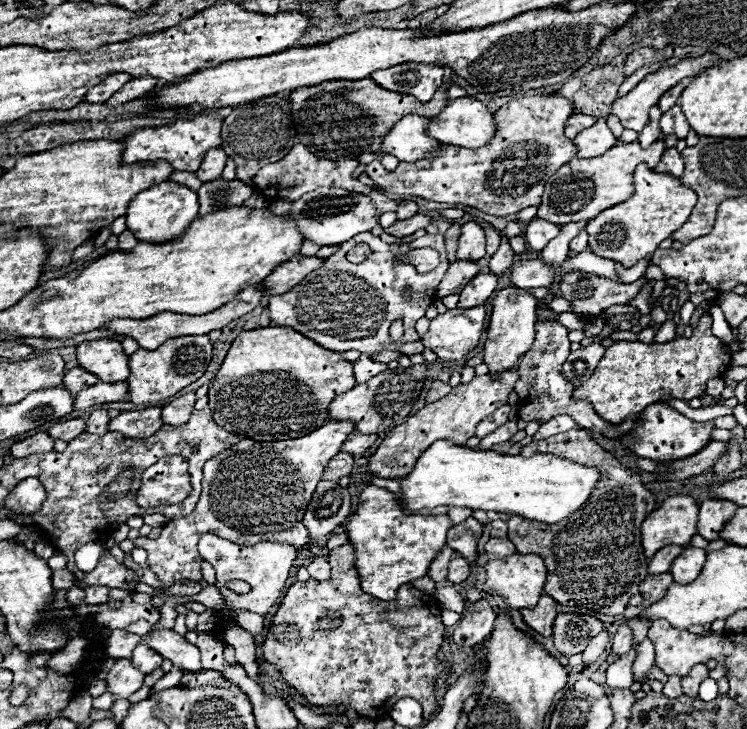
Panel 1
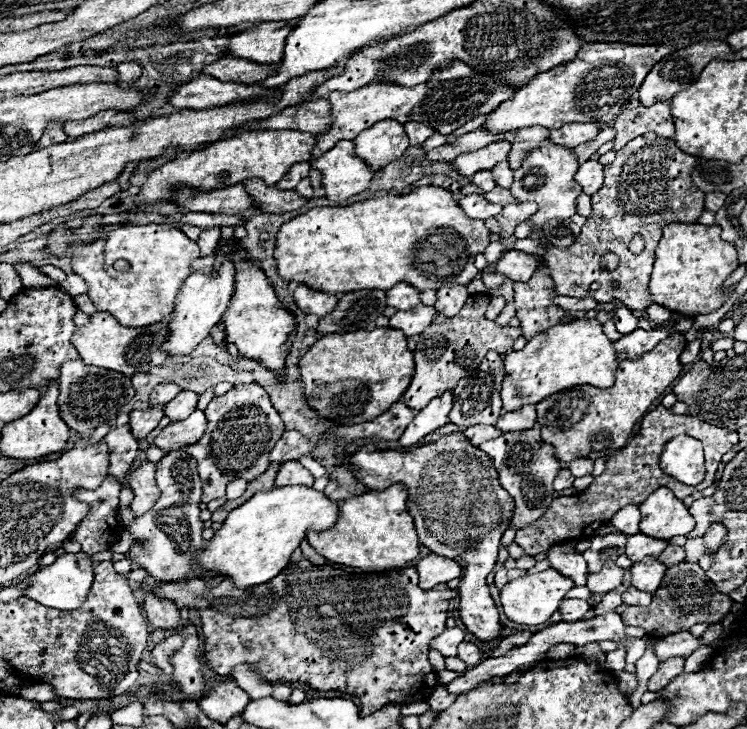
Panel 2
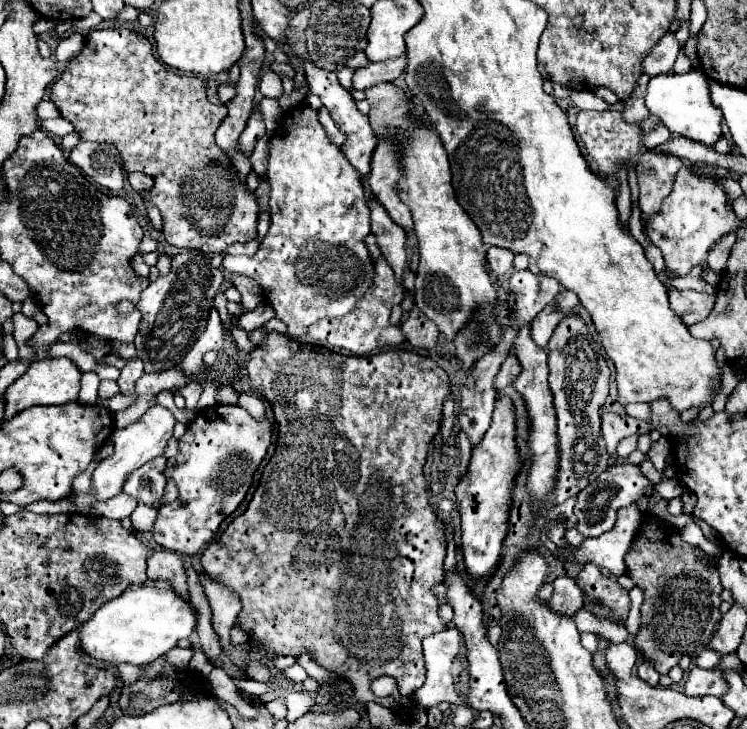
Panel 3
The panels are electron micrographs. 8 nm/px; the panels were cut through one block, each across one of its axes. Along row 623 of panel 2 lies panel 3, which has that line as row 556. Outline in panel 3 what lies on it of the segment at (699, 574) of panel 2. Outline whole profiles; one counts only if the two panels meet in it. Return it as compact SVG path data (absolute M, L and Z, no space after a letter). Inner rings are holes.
M646 512L624 558L630 578L644 592L642 626L634 636L634 646L660 674L668 674L668 670L674 668L684 654L694 654L708 648L722 618L722 582L718 574L718 558L706 556L706 566L700 562L698 552L702 552L700 546L684 542L680 530L660 520L652 512Z

